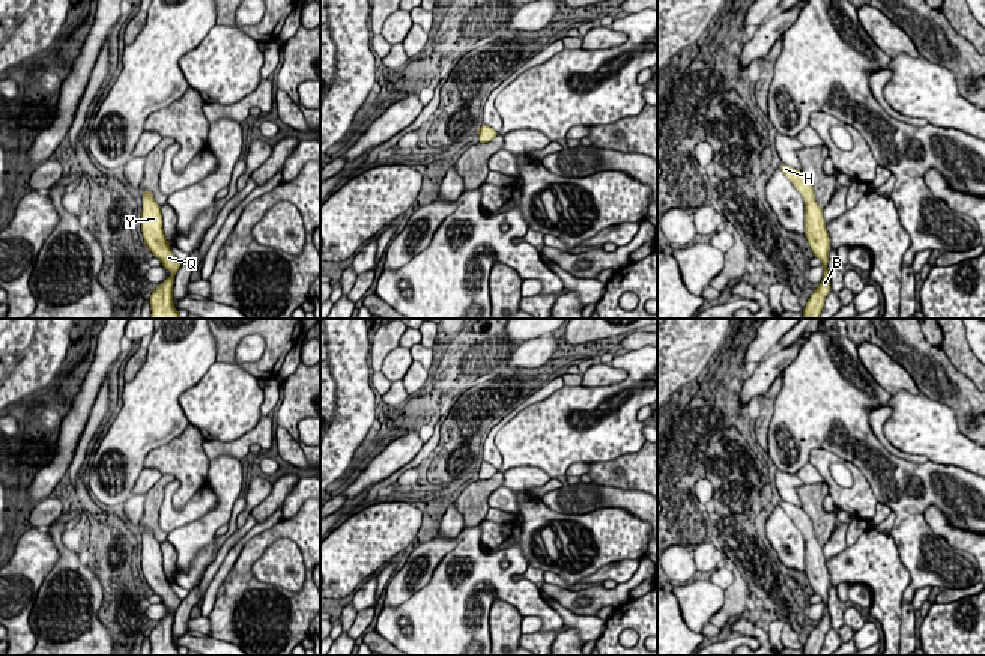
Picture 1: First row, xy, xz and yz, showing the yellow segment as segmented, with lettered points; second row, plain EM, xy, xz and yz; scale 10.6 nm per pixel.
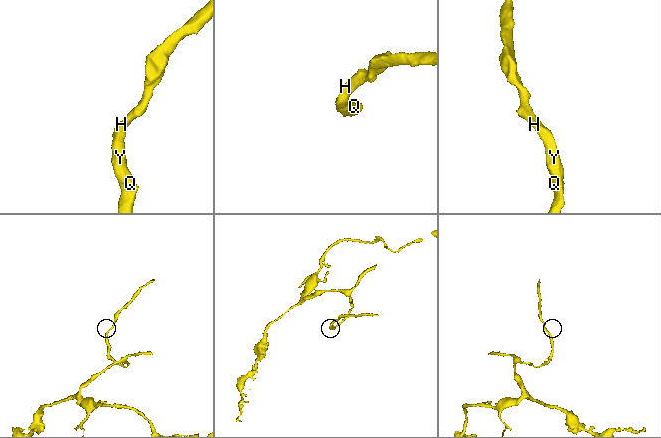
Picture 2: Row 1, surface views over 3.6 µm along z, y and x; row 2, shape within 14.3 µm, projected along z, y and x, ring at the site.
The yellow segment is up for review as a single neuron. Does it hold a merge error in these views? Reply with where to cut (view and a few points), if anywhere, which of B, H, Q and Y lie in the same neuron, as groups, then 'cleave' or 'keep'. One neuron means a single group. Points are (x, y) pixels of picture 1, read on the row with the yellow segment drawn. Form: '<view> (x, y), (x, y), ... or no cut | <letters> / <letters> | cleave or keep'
no cut | B H Q Y | keep

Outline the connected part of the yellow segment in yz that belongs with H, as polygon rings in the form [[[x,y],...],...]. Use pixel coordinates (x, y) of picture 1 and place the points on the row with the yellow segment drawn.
[[[783,162],[780,170],[805,200],[805,236],[814,256],[821,260],[821,266],[824,268],[821,283],[817,284],[818,287],[814,290],[803,308],[803,319],[820,319],[826,296],[830,293],[830,277],[827,268],[830,238],[826,229],[826,220],[823,217],[823,209],[815,202],[812,182],[806,175]]]

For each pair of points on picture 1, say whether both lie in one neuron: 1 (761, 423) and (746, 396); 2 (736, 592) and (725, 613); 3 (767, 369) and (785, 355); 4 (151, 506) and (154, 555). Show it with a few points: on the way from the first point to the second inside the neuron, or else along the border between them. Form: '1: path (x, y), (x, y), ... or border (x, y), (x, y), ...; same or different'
1: border (778, 375), (761, 397); different
2: path (736, 596), (736, 602), (730, 608); same
3: path (772, 366), (781, 360); same
4: path (151, 518), (152, 543); same

